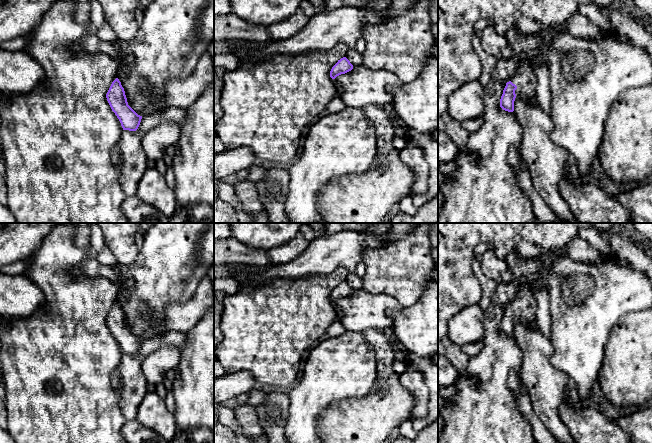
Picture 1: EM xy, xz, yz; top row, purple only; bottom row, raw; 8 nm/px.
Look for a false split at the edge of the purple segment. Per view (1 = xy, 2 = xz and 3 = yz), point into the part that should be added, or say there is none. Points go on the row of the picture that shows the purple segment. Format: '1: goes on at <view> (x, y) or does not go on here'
1: does not go on here
2: does not go on here
3: goes on at yz (525, 79)

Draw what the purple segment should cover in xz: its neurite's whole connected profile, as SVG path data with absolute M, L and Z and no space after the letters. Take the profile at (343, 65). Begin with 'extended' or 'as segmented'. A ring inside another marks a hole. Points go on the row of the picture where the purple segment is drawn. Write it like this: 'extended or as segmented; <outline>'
as segmented; M343 57L332 67L330 71L330 77L335 79L337 76L345 74L352 69L353 65L350 63L350 61L346 57Z

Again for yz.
extended; M522 63L518 67L516 74L512 77L512 79L509 82L506 83L506 86L503 90L503 94L500 99L500 107L505 111L513 112L515 98L518 96L524 100L535 99L536 88L537 76L535 73L535 66L530 65L528 63Z

